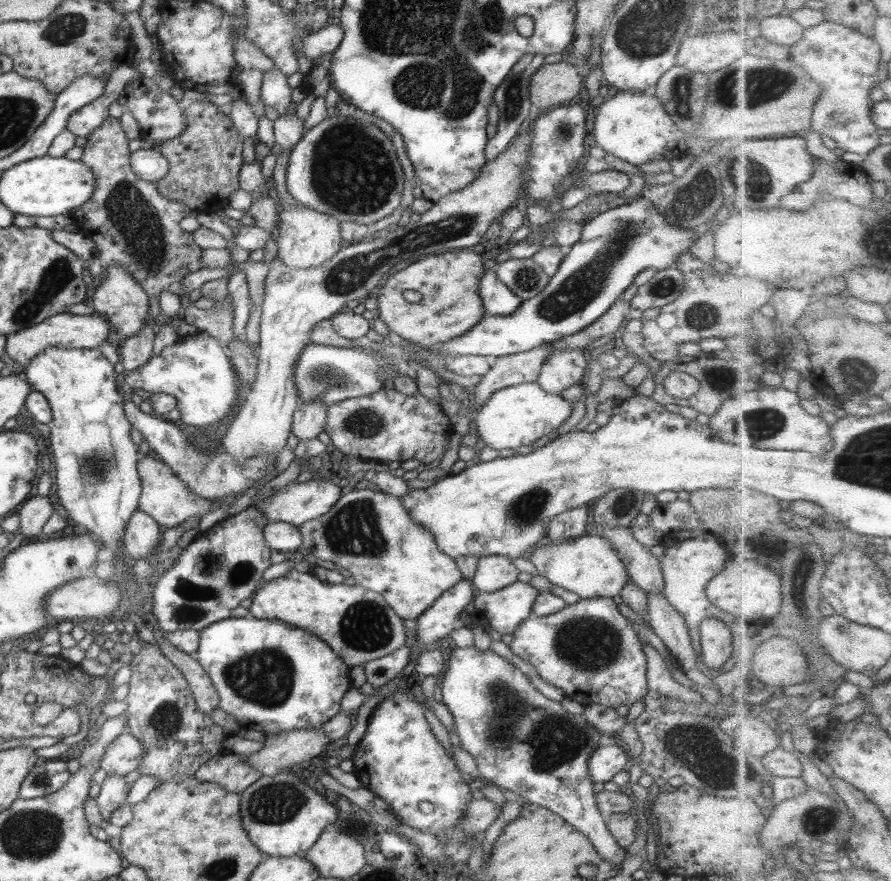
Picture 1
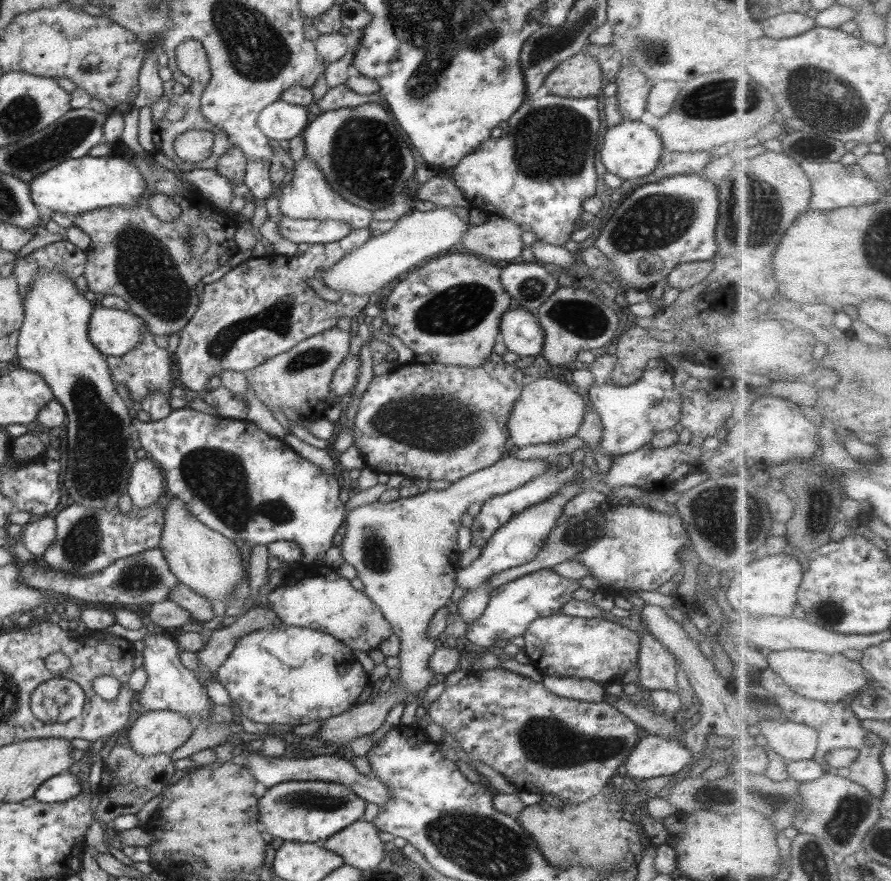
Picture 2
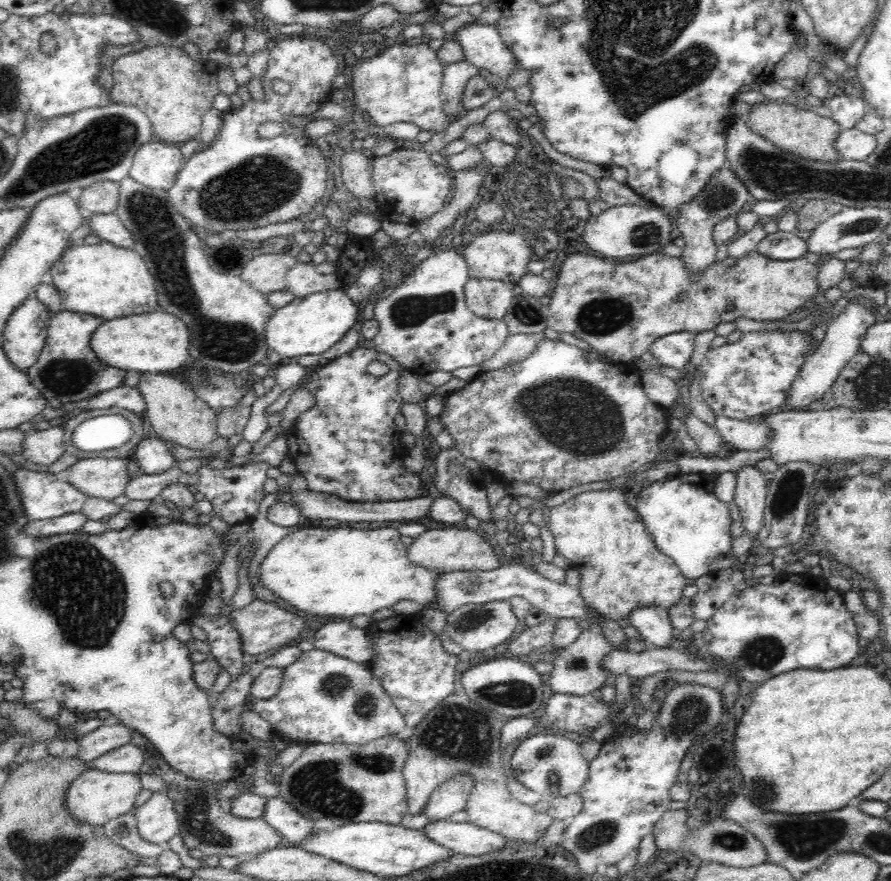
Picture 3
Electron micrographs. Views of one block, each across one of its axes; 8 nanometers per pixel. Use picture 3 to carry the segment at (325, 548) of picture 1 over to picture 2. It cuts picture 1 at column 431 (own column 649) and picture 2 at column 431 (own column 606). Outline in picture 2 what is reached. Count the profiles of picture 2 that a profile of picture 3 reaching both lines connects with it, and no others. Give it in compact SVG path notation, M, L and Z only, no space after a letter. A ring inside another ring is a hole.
M558 456L546 459L521 460L516 457L506 457L495 462L488 468L473 472L464 479L453 482L446 490L428 489L411 497L398 497L391 502L375 501L371 504L356 506L346 514L346 528L342 538L342 558L344 563L352 565L358 571L358 578L364 583L364 593L382 611L384 618L392 625L394 634L400 637L400 685L401 691L391 687L382 696L374 697L372 702L363 702L350 707L338 716L325 719L319 727L318 734L324 742L330 742L341 749L350 746L352 740L373 733L382 728L390 708L396 703L402 703L406 698L419 698L424 688L430 684L434 672L430 670L430 659L436 652L434 640L427 637L426 629L430 619L439 608L447 606L456 586L456 570L459 568L461 552L457 544L457 534L462 526L462 515L468 512L473 502L483 502L494 495L500 496L525 482L541 475L552 463L558 463Z

